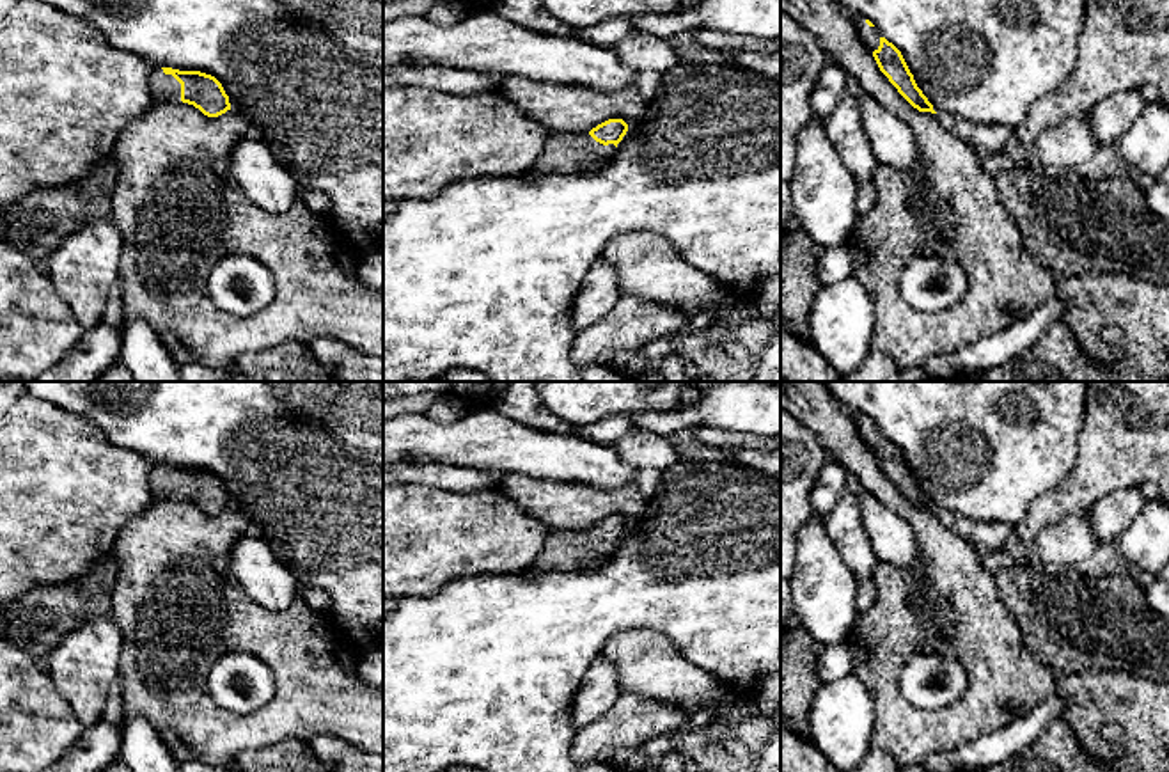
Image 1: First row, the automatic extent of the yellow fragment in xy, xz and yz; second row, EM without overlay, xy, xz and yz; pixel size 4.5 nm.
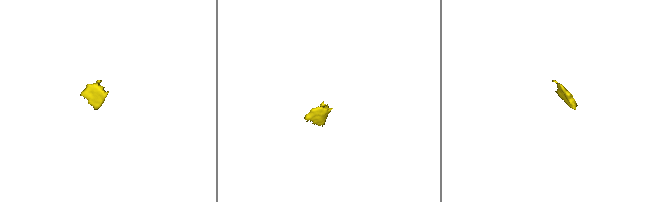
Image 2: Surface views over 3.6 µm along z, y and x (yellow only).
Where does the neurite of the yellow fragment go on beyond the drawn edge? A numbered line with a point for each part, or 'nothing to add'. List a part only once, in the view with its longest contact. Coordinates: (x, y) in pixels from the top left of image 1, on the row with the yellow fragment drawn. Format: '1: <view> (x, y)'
1: xy (164, 87)
2: yz (870, 36)

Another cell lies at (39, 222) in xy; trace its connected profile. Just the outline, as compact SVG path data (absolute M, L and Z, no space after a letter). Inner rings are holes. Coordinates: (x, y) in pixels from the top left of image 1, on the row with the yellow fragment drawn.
M108 158L73 183L30 190L0 213L0 238L48 273L51 256L67 238L110 217L117 177L119 167Z

